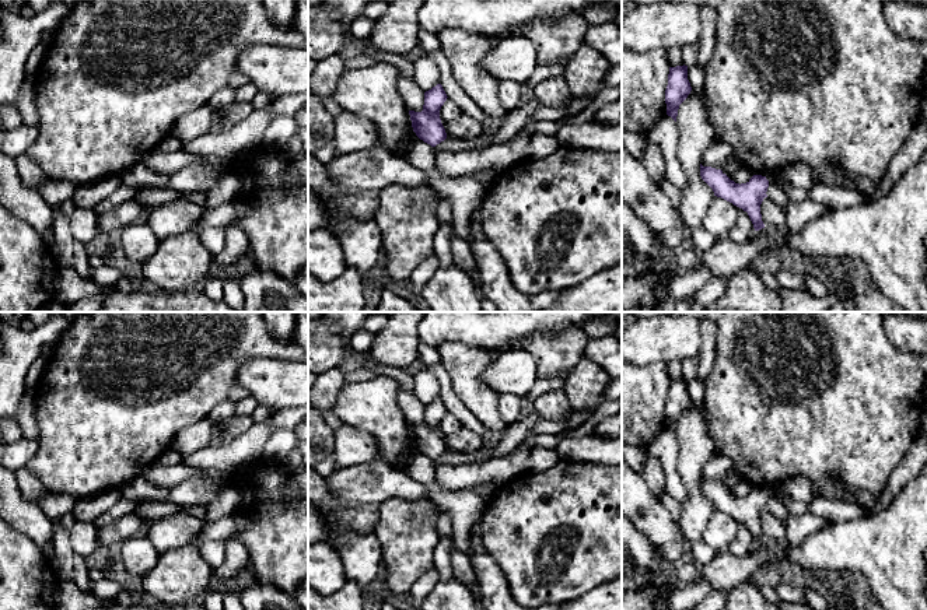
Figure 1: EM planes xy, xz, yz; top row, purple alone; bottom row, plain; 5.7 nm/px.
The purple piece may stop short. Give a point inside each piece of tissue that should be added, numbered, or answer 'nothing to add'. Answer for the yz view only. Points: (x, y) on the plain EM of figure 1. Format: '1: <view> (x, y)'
nothing to add

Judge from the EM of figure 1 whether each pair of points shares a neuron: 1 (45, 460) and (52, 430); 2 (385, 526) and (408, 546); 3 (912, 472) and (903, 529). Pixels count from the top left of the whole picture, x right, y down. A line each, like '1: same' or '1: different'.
1: same
2: same
3: different

